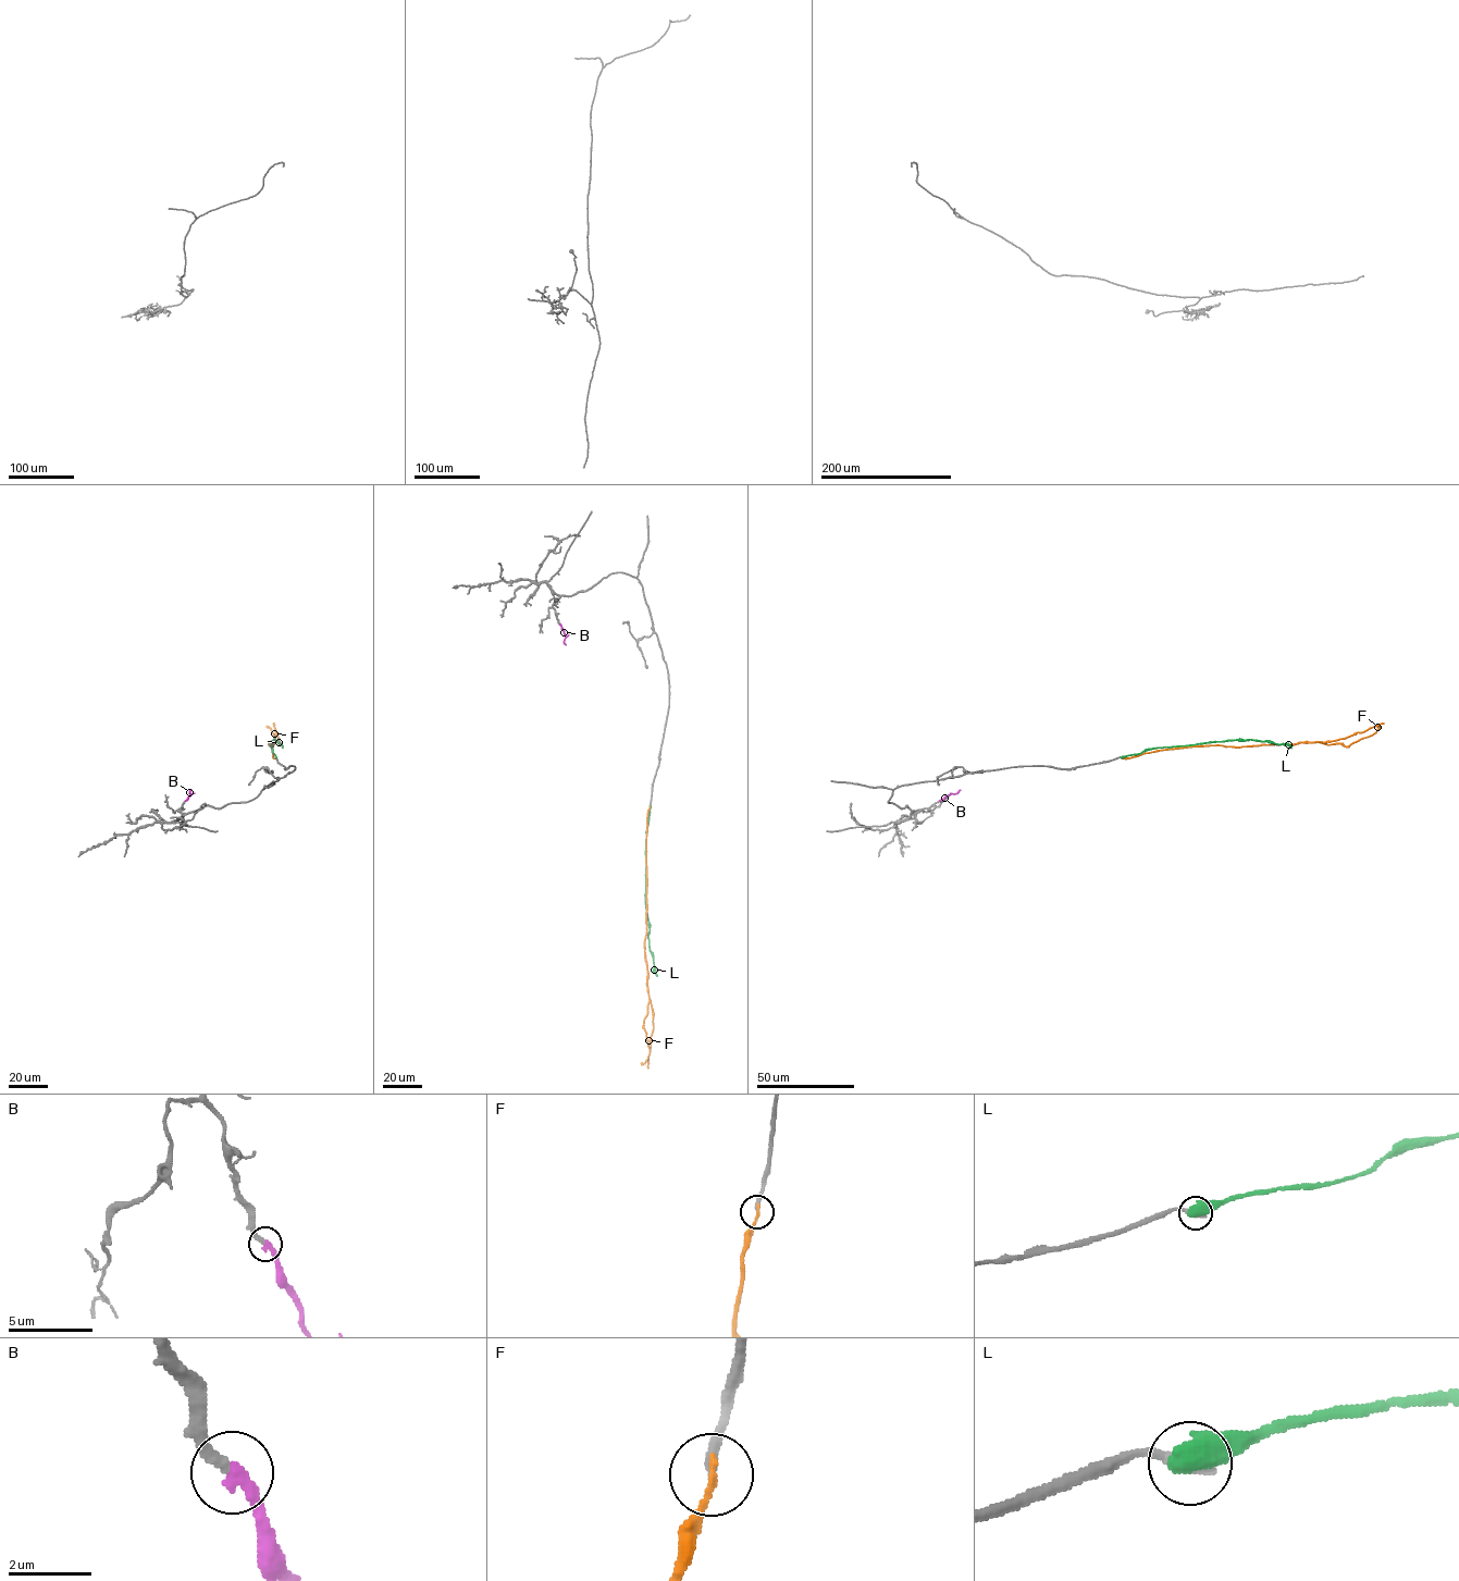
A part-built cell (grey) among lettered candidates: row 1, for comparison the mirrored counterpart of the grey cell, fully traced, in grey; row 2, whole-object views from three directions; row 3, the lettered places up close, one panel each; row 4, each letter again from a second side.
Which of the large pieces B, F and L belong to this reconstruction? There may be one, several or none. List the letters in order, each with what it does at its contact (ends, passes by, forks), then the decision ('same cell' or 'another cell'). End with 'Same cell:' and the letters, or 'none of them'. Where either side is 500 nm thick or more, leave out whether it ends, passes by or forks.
B: it ends; same cell
F: it ends; same cell
L: another cell
Same cell: B, F

